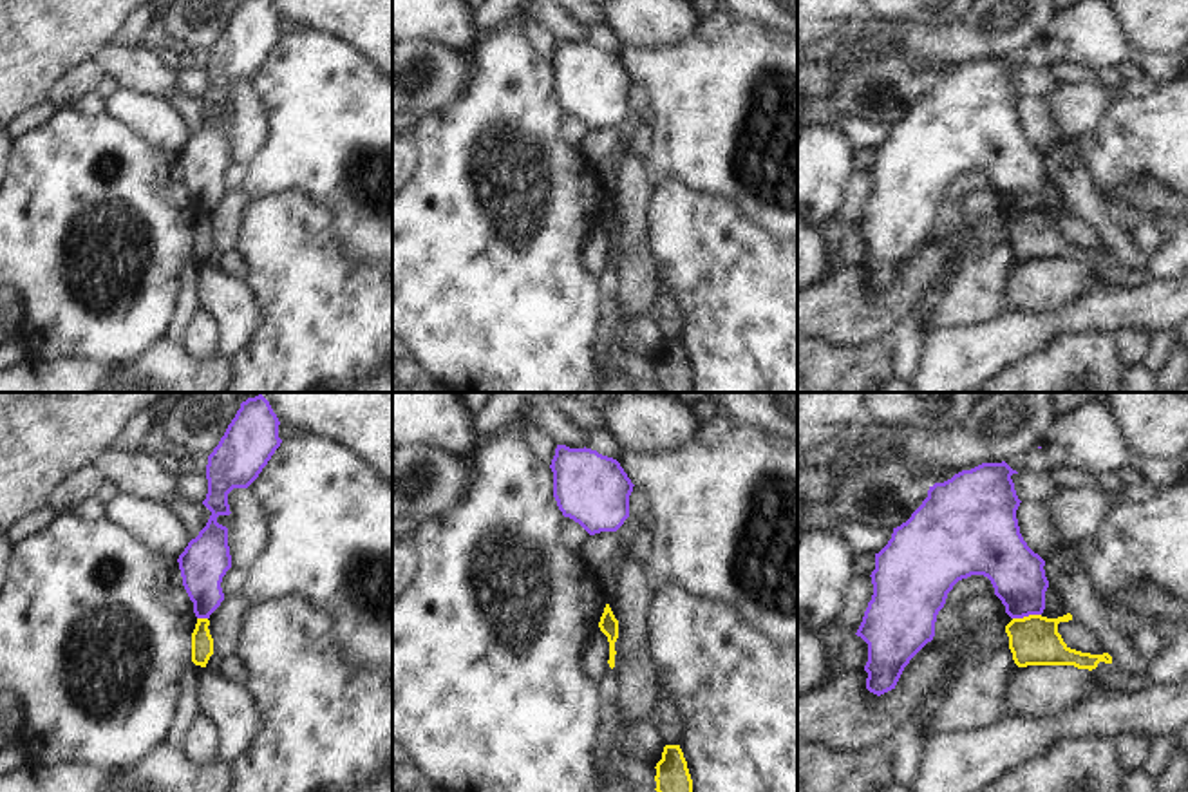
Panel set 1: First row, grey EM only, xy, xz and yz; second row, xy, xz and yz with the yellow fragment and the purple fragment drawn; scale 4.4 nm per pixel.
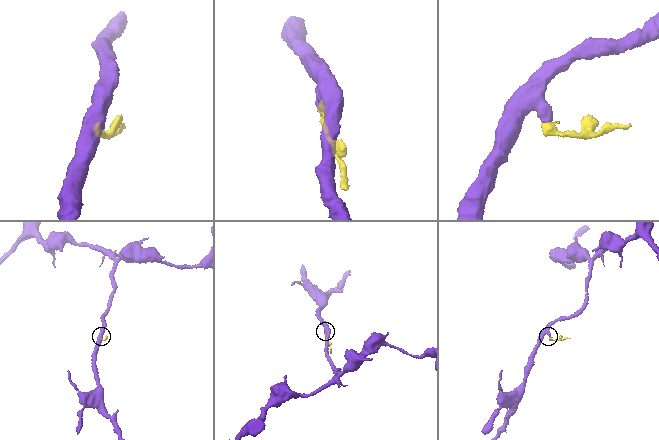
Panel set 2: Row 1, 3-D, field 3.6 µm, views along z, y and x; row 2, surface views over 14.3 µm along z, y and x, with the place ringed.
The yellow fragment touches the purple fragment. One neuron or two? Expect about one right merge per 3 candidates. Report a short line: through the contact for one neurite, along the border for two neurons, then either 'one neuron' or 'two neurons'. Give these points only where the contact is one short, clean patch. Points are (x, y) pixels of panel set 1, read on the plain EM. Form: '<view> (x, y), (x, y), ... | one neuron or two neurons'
yz (1040, 208), (1013, 214) | two neurons

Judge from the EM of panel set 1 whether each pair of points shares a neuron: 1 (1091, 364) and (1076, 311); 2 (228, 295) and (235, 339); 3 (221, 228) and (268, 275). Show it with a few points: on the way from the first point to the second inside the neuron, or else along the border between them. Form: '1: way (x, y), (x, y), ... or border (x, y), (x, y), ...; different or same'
1: border (1114, 333), (1060, 333), (1042, 349); different
2: way (232, 306), (235, 328); same
3: border (250, 203), (243, 212), (239, 241), (234, 248); different

